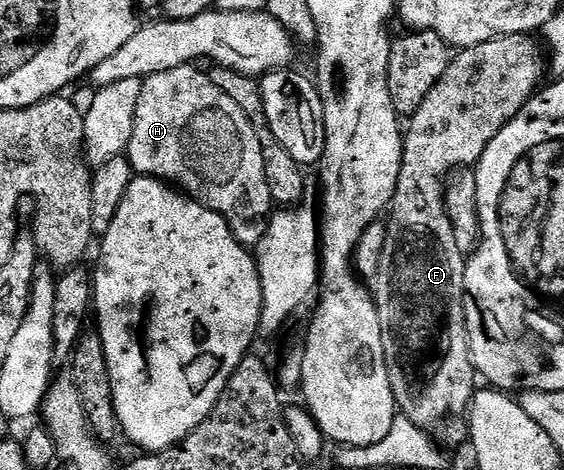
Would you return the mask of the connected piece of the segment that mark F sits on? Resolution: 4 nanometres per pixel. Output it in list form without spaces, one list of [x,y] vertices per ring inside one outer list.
[[[519,33],[518,35],[506,35],[505,37],[499,37],[498,39],[490,39],[486,43],[478,43],[478,47],[470,47],[469,49],[459,50],[459,52],[455,54],[456,58],[454,58],[448,66],[443,66],[440,77],[436,80],[436,82],[434,82],[433,87],[429,93],[424,94],[422,103],[418,106],[415,106],[414,112],[416,112],[416,114],[413,115],[412,122],[410,122],[409,125],[407,122],[406,132],[403,134],[404,154],[402,155],[402,163],[400,164],[400,170],[398,171],[398,187],[396,188],[396,194],[392,197],[392,204],[390,206],[390,214],[392,213],[392,218],[387,218],[386,221],[388,226],[388,238],[386,239],[386,247],[380,256],[380,266],[378,267],[378,271],[376,272],[374,278],[374,284],[376,284],[376,289],[374,285],[374,300],[376,303],[376,310],[380,316],[380,330],[382,331],[382,347],[384,348],[384,358],[386,359],[386,371],[390,375],[390,387],[394,391],[394,399],[396,400],[397,410],[399,410],[402,416],[404,416],[406,419],[410,419],[410,423],[414,423],[416,426],[418,426],[422,432],[428,434],[428,436],[431,437],[432,440],[441,447],[447,447],[447,445],[460,445],[463,443],[463,441],[465,444],[466,438],[468,437],[468,423],[466,420],[468,416],[468,406],[472,404],[472,396],[476,394],[476,390],[478,388],[478,374],[476,372],[476,368],[474,367],[474,363],[472,362],[472,356],[470,355],[468,328],[466,327],[466,311],[464,310],[464,298],[466,296],[464,291],[464,267],[466,264],[466,255],[462,251],[458,251],[458,242],[454,240],[454,227],[450,227],[450,215],[446,211],[446,203],[444,202],[444,187],[450,174],[453,171],[461,167],[475,166],[476,162],[482,159],[482,155],[486,151],[486,147],[494,139],[494,135],[498,135],[498,131],[502,131],[502,127],[506,127],[506,123],[510,119],[517,117],[519,113],[524,110],[524,104],[526,104],[526,102],[529,101],[531,97],[535,97],[538,90],[541,88],[542,82],[540,82],[540,80],[543,79],[544,73],[546,75],[546,57],[542,52],[542,49],[542,54],[540,54],[539,47],[536,46],[532,40],[533,38],[531,36]]]

